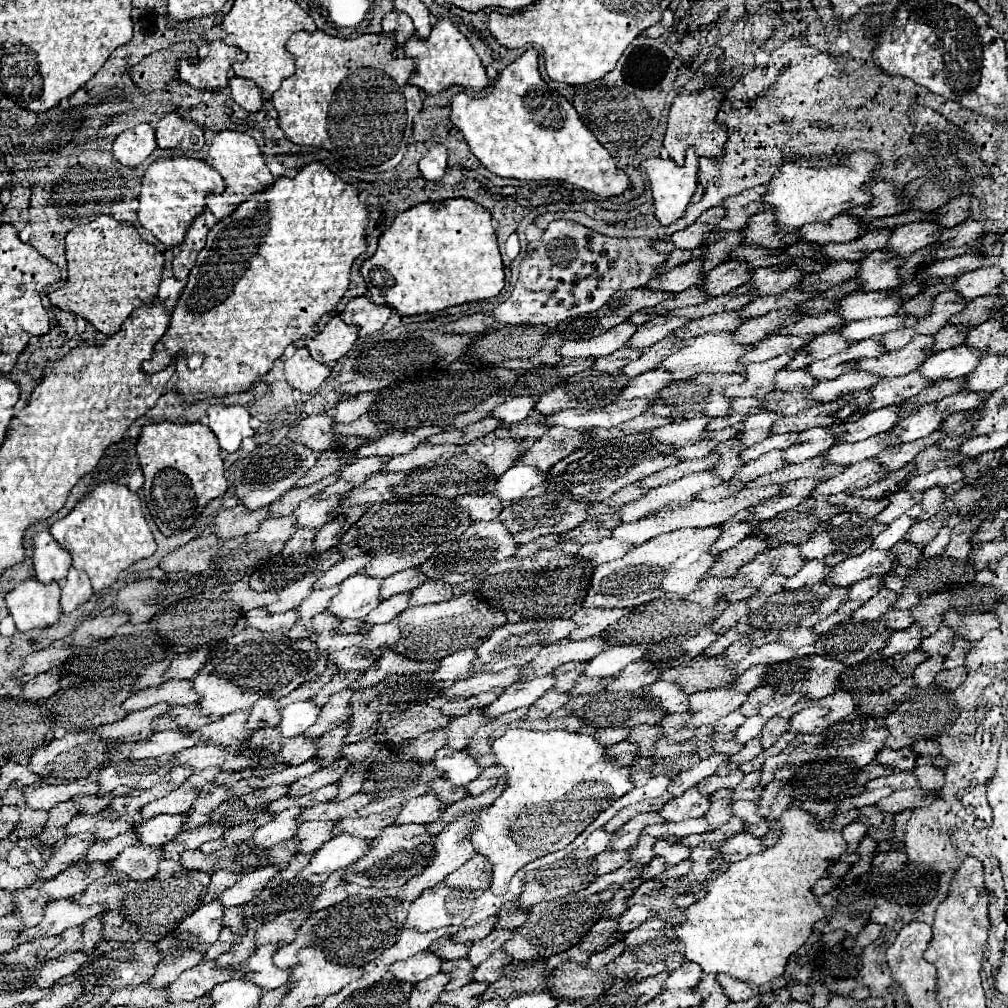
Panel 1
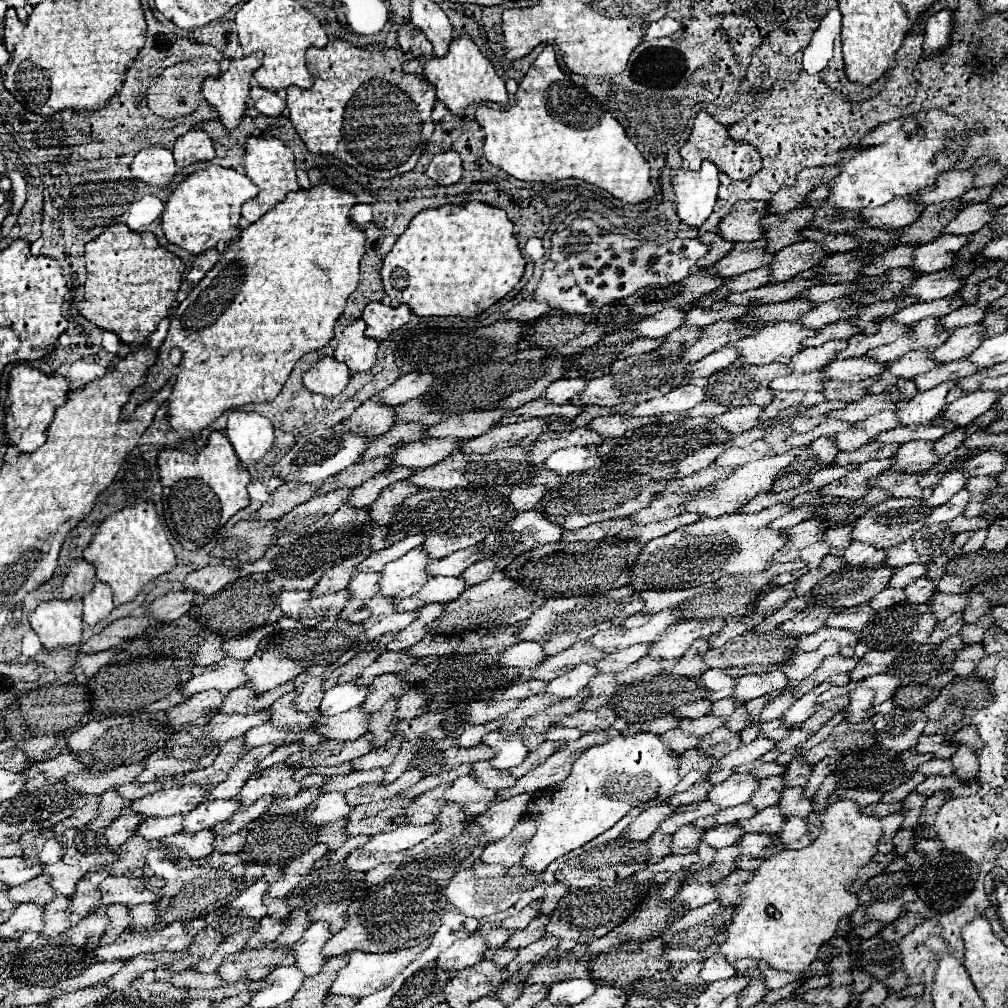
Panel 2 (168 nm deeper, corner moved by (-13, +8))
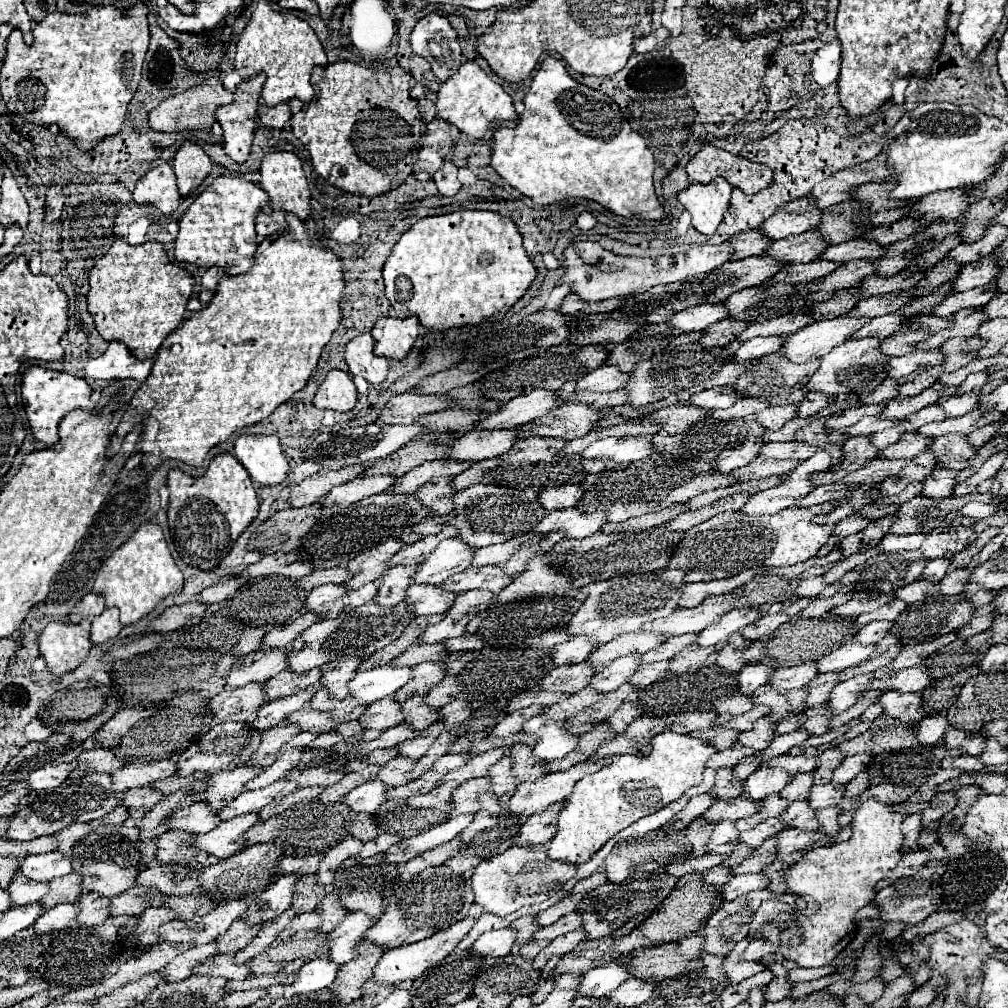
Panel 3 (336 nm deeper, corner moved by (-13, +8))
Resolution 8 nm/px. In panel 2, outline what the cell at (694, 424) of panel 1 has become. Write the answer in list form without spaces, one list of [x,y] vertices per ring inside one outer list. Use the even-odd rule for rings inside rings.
[[[746,405],[746,407],[736,407],[736,409],[730,409],[718,417],[712,417],[712,421],[722,427],[724,431],[730,431],[730,433],[742,433],[754,425],[760,423],[758,415],[760,415],[762,407],[756,407],[756,405]]]

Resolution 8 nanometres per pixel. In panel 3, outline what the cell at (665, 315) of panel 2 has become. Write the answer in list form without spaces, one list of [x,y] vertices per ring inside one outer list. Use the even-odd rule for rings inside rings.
[[[706,303],[676,313],[672,317],[672,325],[682,331],[702,331],[726,317],[730,317],[730,311],[724,307],[724,303]]]

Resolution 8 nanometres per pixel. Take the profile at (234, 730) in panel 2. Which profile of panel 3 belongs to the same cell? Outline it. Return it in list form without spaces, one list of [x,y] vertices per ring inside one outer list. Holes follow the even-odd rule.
[[[316,683],[314,687],[308,687],[300,693],[294,693],[292,697],[284,697],[284,699],[276,699],[276,701],[270,701],[266,705],[262,705],[258,711],[256,711],[256,719],[252,721],[252,725],[256,729],[270,729],[270,727],[276,727],[280,723],[284,723],[294,711],[298,711],[300,707],[304,707],[312,697],[314,693],[320,689],[320,685]]]

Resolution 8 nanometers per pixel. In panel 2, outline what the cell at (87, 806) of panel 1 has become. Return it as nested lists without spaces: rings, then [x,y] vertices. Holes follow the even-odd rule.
[[[154,781],[154,783],[146,783],[146,785],[140,785],[140,783],[128,783],[128,785],[120,785],[116,787],[118,795],[122,795],[124,799],[128,801],[134,801],[134,799],[140,799],[144,795],[150,795],[150,793],[156,793],[164,787],[162,781]]]

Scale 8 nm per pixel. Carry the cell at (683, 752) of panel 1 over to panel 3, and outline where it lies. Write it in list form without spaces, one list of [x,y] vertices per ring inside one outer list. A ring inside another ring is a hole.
[[[762,717],[752,731],[740,733],[740,741],[738,741],[738,743],[762,751],[762,749],[766,749],[766,747],[770,745],[770,741],[778,735],[778,733],[774,731],[774,727],[776,727],[776,721],[772,721],[770,717]]]

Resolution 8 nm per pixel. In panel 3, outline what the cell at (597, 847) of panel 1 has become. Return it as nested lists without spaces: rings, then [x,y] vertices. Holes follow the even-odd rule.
[[[704,793],[704,795],[692,797],[690,803],[686,805],[686,809],[680,811],[680,813],[674,817],[674,821],[682,821],[682,819],[690,819],[690,821],[694,821],[694,819],[702,817],[714,801],[716,801],[716,797],[710,797],[710,793]]]

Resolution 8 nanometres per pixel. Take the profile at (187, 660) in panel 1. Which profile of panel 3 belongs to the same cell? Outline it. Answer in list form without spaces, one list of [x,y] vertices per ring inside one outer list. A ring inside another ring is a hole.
[[[304,613],[300,615],[294,623],[290,625],[280,625],[280,627],[274,627],[266,633],[264,641],[262,641],[262,647],[288,647],[296,637],[302,635],[302,631],[306,631],[310,625],[322,621],[322,617],[318,613]]]

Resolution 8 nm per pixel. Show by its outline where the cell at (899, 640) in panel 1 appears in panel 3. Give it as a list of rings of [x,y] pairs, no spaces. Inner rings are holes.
[[[994,605],[978,607],[976,613],[974,613],[972,623],[966,625],[966,627],[962,627],[962,629],[958,631],[958,635],[964,639],[964,637],[972,637],[972,635],[976,635],[976,633],[982,633],[982,631],[990,629],[992,623],[994,623],[994,611],[996,611]]]

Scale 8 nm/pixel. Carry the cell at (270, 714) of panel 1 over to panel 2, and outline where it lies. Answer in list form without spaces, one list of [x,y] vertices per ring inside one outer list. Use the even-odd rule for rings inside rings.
[[[302,673],[294,679],[294,685],[296,685],[294,691],[298,693],[298,697],[294,701],[294,703],[298,703],[296,709],[308,713],[320,705],[322,695],[324,695],[322,681],[324,681],[324,677],[310,677],[306,673]]]

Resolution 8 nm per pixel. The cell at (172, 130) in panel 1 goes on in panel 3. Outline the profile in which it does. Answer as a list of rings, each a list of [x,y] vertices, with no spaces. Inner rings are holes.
[[[184,143],[178,153],[176,161],[172,161],[176,173],[176,185],[180,197],[188,197],[198,189],[198,185],[210,175],[212,161],[196,143]]]

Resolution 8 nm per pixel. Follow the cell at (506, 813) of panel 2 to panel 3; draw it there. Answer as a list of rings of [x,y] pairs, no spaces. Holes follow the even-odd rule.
[[[614,757],[599,760],[590,760],[568,771],[548,773],[536,781],[520,783],[516,795],[510,799],[510,811],[520,815],[532,815],[538,811],[544,811],[552,801],[564,799],[570,795],[574,783],[578,783],[584,775],[594,773],[605,765],[609,765]]]

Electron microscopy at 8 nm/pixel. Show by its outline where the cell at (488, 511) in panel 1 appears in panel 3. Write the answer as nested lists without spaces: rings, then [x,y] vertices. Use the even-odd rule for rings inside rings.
[[[576,479],[574,483],[566,483],[566,485],[548,487],[538,495],[538,502],[549,511],[578,507],[578,501],[582,501],[580,495],[584,495],[584,491],[576,486],[580,483],[582,479]]]

